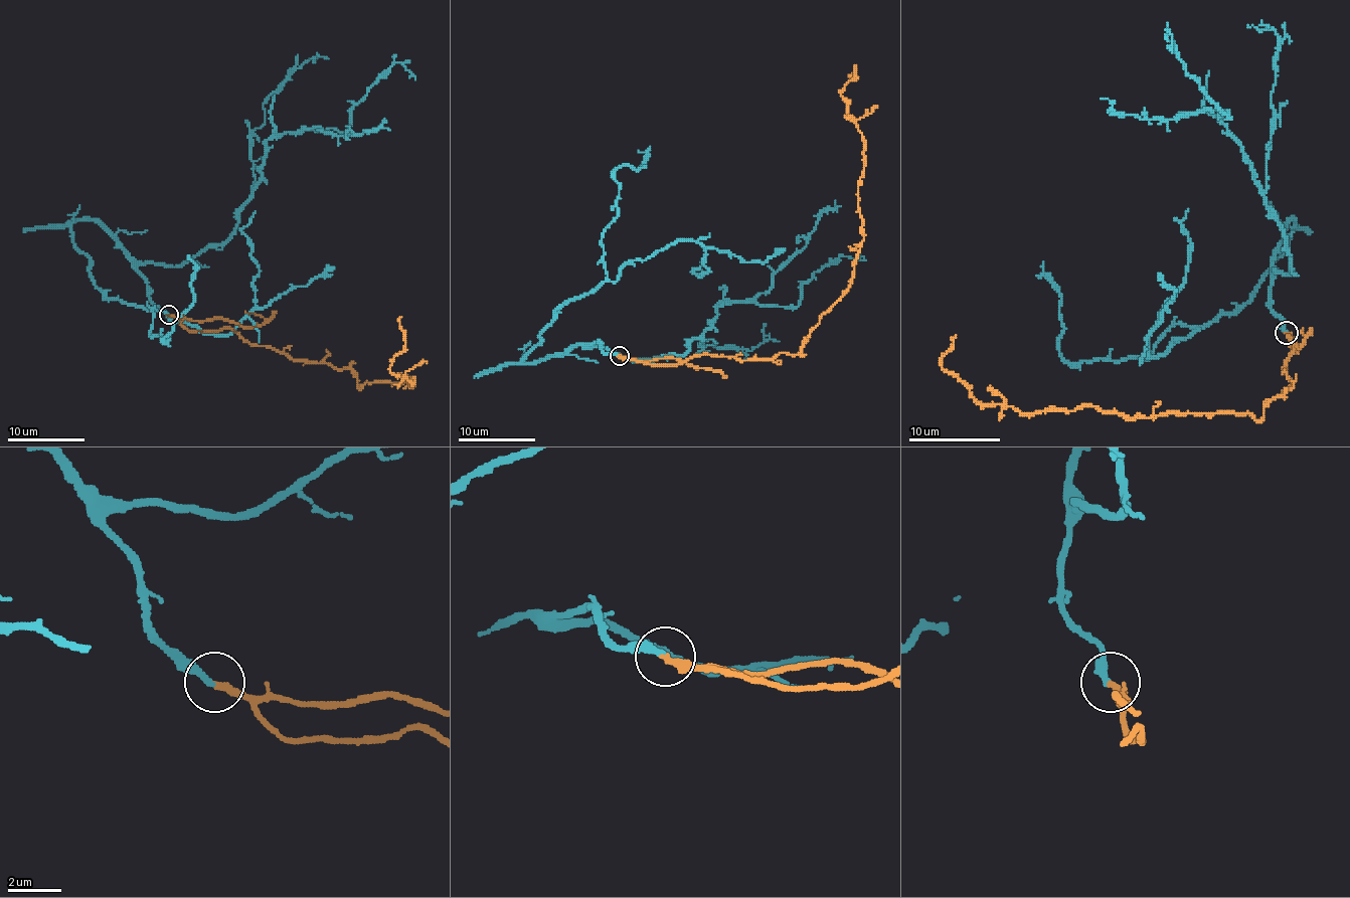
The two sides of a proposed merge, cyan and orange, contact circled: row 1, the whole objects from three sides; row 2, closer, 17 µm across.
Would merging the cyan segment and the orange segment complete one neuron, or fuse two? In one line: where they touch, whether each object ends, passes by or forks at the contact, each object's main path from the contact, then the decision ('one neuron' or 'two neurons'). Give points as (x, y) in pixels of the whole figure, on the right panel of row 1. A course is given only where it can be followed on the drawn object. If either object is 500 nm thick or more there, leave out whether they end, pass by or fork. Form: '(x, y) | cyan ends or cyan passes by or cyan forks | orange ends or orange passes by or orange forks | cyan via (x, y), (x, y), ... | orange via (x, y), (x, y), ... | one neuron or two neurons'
(1286, 332) | cyan ends | orange ends | cyan via (1285, 333), (1271, 256), (1296, 220), (1254, 294), (1149, 356), (1149, 331), (1190, 261), (1188, 208) | orange via (1287, 333), (1296, 349), (1285, 367), (1292, 388), (1259, 420), (986, 404), (942, 367), (956, 335) | one neuron

